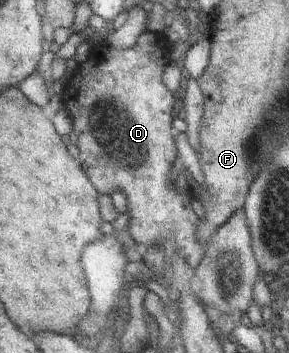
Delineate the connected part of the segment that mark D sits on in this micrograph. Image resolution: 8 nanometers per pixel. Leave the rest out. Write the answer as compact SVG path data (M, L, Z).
M143 31L132 47L116 49L106 43L99 43L93 48L82 68L64 85L61 97L64 107L73 122L73 133L77 135L79 165L86 169L86 176L97 186L100 192L115 193L122 190L128 201L129 225L126 233L135 243L143 243L149 248L162 243L164 251L174 250L181 254L192 268L205 255L205 244L198 241L197 215L189 199L191 195L177 195L171 191L167 174L175 159L175 141L171 135L173 119L173 95L161 83L165 69L165 55L168 43L165 35Z

